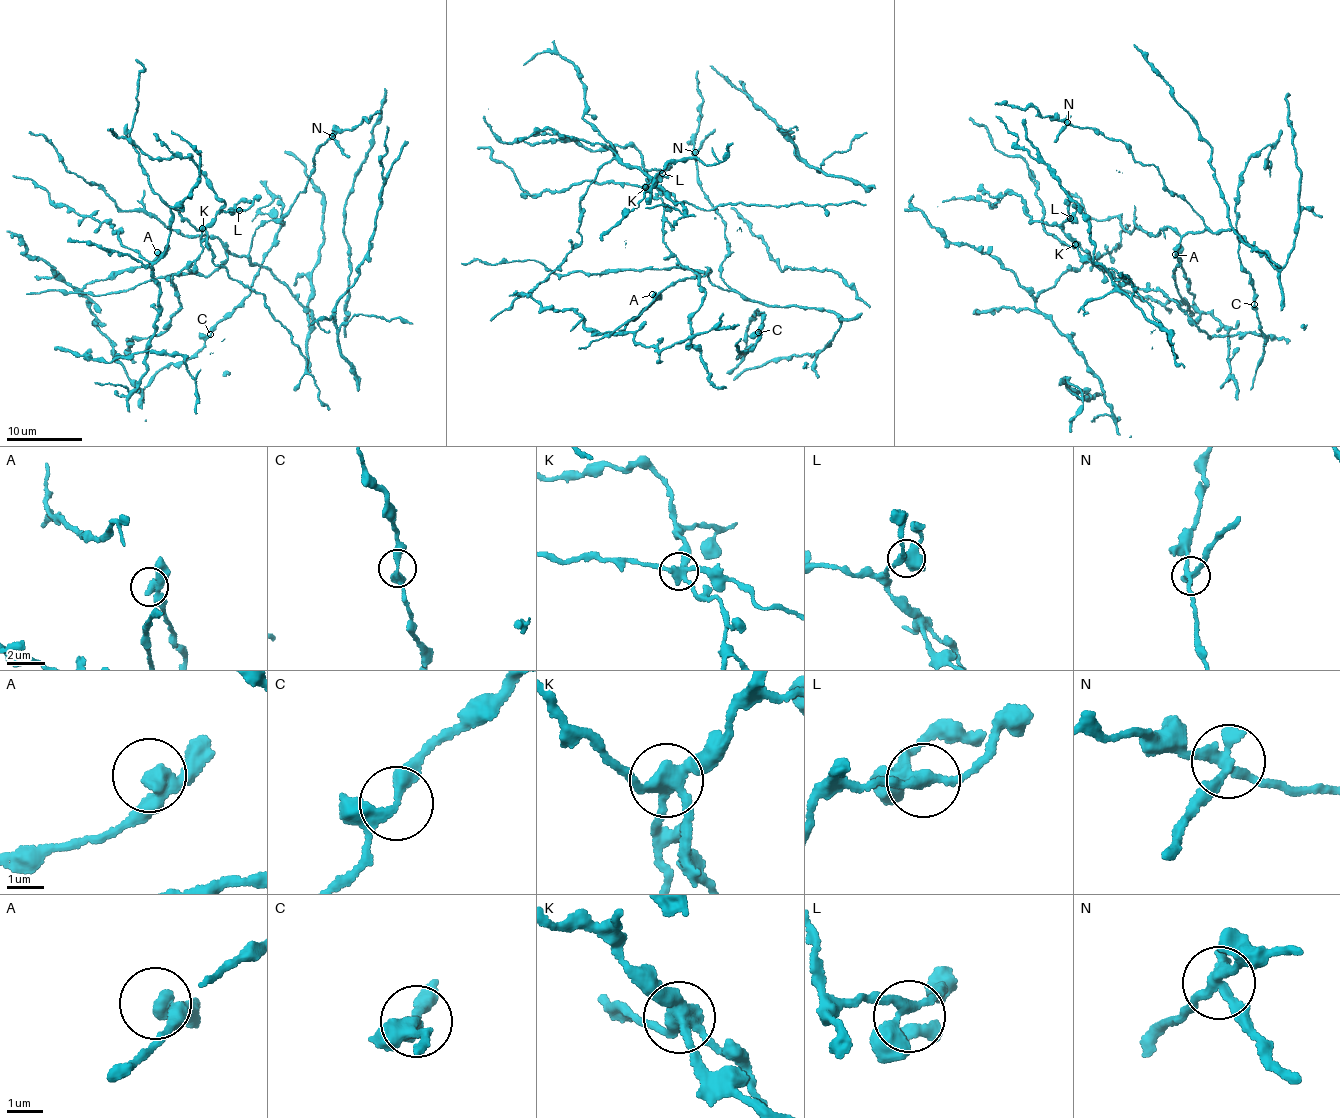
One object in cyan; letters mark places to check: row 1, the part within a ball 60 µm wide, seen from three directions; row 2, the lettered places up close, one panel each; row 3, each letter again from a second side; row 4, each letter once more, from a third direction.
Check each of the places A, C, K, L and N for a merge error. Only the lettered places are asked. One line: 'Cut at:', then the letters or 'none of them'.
Cut at: K, N

